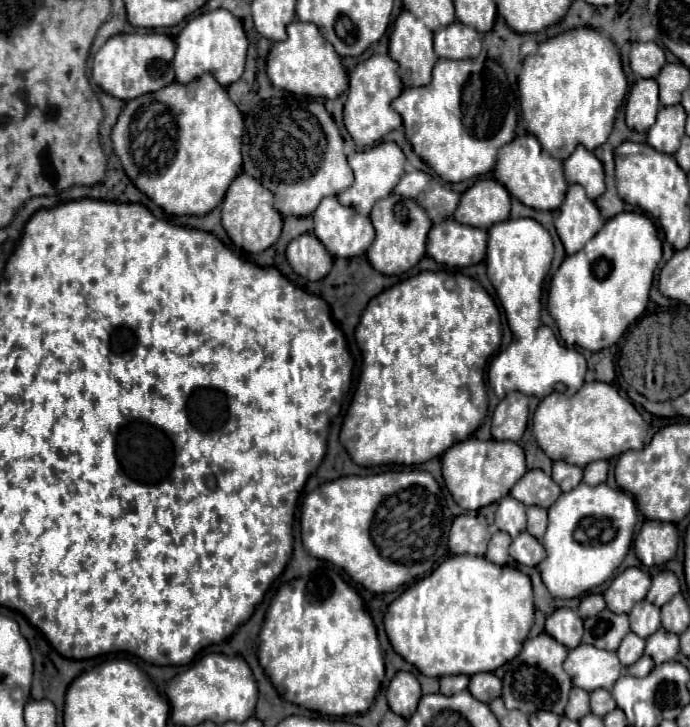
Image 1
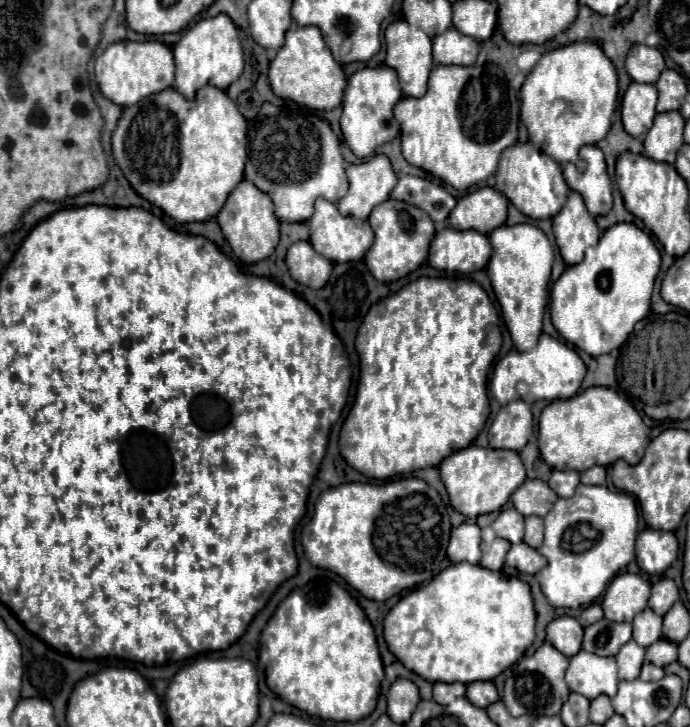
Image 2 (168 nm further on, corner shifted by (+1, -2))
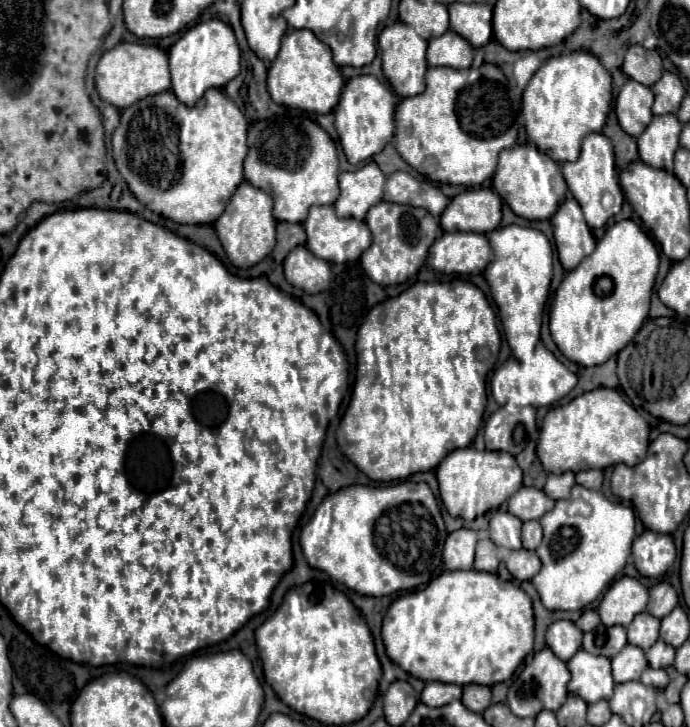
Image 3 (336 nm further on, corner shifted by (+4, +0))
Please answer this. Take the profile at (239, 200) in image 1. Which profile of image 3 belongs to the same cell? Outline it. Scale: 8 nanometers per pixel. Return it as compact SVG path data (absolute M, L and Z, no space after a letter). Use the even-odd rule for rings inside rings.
M247 180L239 184L239 188L231 196L231 202L227 204L225 212L215 220L217 236L223 244L229 260L237 268L251 268L273 250L275 226L277 226L277 220L273 218L271 196L267 192L251 186Z

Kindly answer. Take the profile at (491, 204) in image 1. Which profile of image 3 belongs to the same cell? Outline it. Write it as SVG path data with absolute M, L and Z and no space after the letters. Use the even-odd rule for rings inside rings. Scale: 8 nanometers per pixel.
M473 188L457 194L441 214L441 228L451 232L491 232L501 222L501 198L491 188Z

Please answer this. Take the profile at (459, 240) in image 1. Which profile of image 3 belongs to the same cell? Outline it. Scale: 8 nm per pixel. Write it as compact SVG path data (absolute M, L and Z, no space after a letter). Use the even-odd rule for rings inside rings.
M445 232L429 250L427 264L443 274L481 274L491 262L485 234Z

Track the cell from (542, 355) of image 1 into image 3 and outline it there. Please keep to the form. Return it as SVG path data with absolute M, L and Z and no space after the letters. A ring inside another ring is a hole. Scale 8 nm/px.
M543 342L537 344L533 360L529 360L527 364L509 358L491 376L493 398L499 406L503 406L503 402L515 402L517 406L535 406L535 408L551 406L553 402L567 396L575 384L577 376L559 358L555 358L555 354Z

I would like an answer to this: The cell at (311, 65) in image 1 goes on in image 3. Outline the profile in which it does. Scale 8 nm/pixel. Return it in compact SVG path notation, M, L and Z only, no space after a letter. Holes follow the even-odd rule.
M289 30L283 36L281 50L269 68L267 90L277 104L327 114L337 106L343 82L345 80L339 66L333 62L331 48L327 44L323 44L311 30Z

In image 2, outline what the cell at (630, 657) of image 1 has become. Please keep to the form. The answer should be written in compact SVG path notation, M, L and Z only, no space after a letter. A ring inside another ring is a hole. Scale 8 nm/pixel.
M634 640L624 644L620 648L620 652L616 654L618 678L620 680L634 680L634 678L638 678L638 672L640 672L642 664L644 664L644 654L646 654L646 648L642 648L640 644L634 644Z

